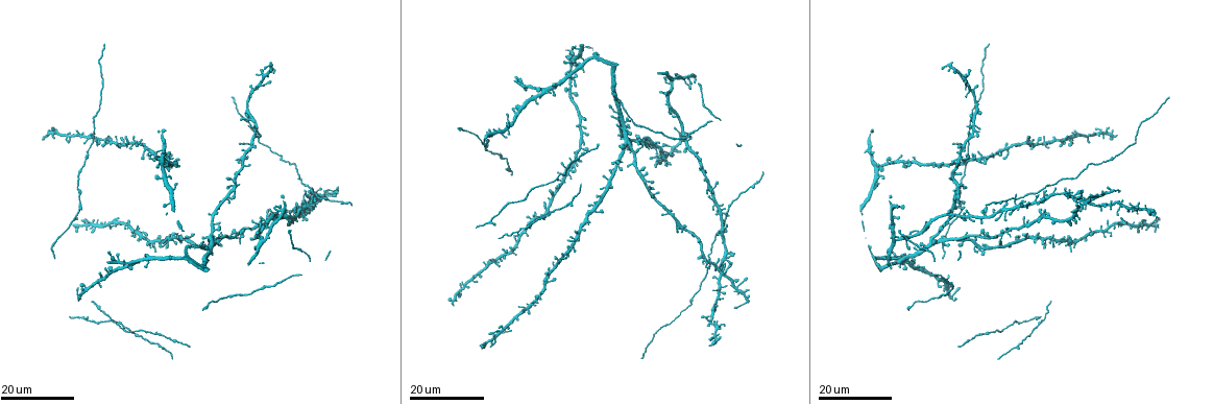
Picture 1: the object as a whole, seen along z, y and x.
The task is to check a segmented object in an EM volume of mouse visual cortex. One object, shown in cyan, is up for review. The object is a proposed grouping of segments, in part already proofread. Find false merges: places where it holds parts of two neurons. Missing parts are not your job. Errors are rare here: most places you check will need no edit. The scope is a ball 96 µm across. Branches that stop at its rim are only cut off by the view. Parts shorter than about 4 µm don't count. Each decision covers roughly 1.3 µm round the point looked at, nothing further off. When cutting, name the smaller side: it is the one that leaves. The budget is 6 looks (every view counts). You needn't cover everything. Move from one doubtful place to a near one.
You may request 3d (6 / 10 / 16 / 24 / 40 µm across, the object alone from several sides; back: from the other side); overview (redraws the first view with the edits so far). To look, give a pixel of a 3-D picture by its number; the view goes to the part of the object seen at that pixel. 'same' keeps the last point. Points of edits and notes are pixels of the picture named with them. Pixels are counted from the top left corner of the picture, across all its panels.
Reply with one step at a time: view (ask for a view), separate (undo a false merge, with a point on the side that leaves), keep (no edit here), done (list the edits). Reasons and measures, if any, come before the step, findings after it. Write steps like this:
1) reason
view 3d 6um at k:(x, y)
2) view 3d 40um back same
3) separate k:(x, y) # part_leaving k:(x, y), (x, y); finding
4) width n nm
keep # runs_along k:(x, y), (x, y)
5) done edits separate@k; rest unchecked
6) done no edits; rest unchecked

thin arm on a thick one
view 3d 24um at 1:(1036, 193)

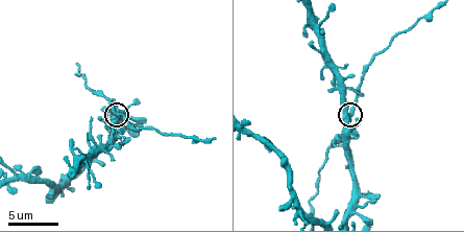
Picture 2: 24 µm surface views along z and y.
view 3d 6um at 2:(115, 115)

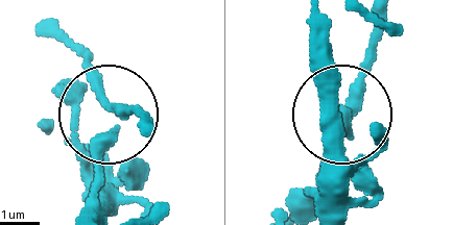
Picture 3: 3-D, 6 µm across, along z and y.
view 3d 6um back at 3:(111, 105)

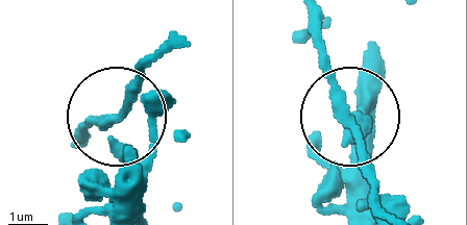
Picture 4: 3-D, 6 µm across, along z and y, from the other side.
width 200 nm
keep # one neuron here

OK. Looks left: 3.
calibre changes
view 3d 24um at 1:(508, 234)

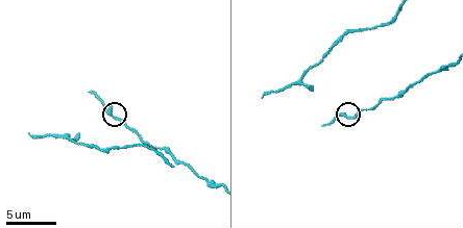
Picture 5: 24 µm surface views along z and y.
view 3d 6um at 5:(120, 122)

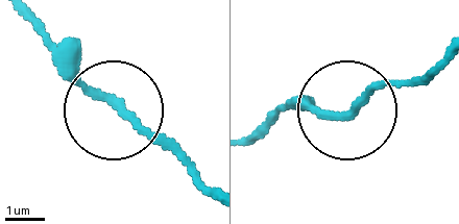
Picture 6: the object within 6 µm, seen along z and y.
keep # all the same neuron

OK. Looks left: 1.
done no edits; rest unchecked

